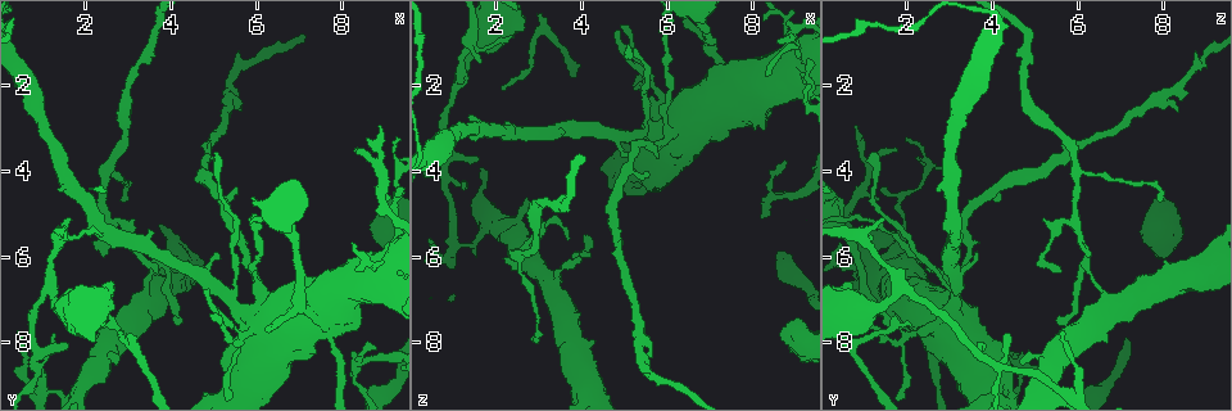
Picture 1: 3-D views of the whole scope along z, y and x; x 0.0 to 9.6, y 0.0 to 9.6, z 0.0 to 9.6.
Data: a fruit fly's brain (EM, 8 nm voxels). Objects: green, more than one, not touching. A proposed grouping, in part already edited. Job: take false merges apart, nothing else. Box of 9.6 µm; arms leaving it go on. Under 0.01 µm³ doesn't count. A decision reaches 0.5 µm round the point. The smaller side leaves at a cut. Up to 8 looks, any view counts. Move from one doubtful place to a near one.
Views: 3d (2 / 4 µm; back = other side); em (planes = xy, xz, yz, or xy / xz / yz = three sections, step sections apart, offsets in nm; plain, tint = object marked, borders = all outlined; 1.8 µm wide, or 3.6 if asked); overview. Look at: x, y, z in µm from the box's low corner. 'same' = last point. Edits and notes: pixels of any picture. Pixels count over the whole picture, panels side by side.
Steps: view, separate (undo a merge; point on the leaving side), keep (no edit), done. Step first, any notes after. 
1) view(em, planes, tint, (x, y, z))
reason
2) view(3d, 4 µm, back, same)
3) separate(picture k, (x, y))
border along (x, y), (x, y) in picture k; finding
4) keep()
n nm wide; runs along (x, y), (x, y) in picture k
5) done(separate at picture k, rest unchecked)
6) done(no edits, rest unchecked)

view(em, planes, tint, (1.10, 9.15, 5.60))
sudden change in width

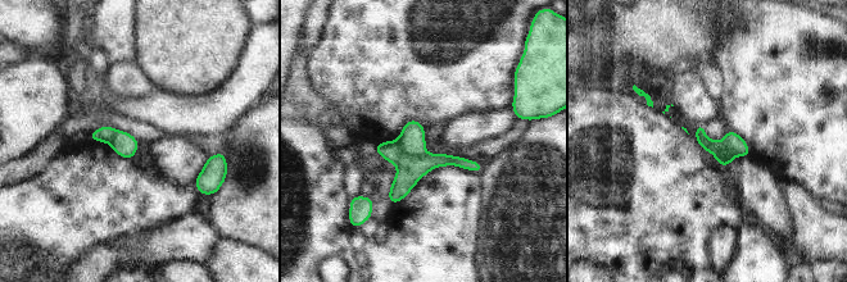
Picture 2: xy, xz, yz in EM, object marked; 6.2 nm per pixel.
separate(picture 2, (412, 141))
150 nm wide; border along (398, 140), (410, 155), (426, 153) in picture 2; a second cell is stuck on

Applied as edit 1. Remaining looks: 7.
view(em, planes, tint, (5.70, 7.90, 2.05))
thick turns thin

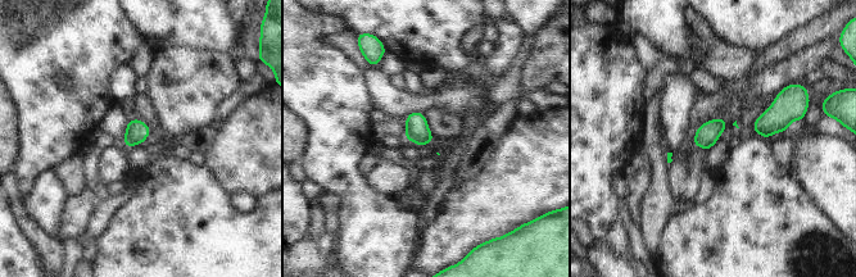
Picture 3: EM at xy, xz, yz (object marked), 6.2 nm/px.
keep()
continuous, no second cell

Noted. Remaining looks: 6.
view(3d, 4 µm, (8.95, 6.50, 1.35))
sharp bend

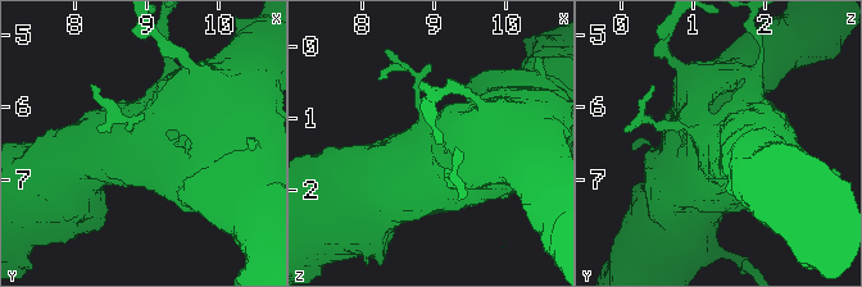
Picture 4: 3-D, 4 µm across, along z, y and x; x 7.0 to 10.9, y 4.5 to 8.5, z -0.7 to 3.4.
view(em, 3.6 µm, xz, step 4, tint, (8.90, 6.55, 1.40))
now the EM

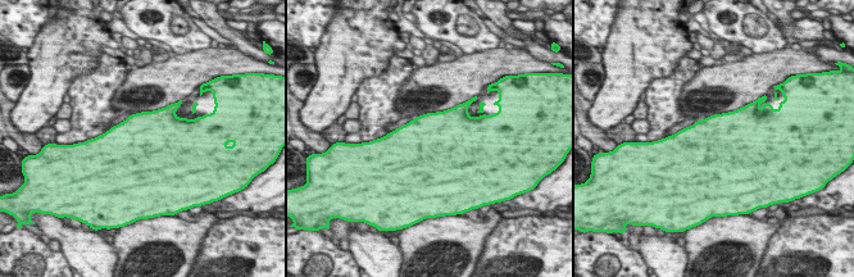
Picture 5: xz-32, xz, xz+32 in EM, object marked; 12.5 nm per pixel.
keep()
1000 nm wide; continuous, no second cell

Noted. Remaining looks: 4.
view(3d, 2 µm, (3.05, 5.65, 5.35))
a narrow waist

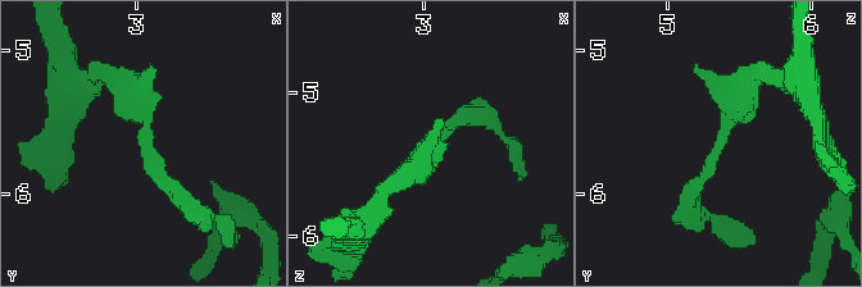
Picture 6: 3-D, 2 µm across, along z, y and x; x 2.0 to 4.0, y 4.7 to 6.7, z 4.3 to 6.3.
view(em, xy, step 8, plain, (3.04, 5.70, 5.38))

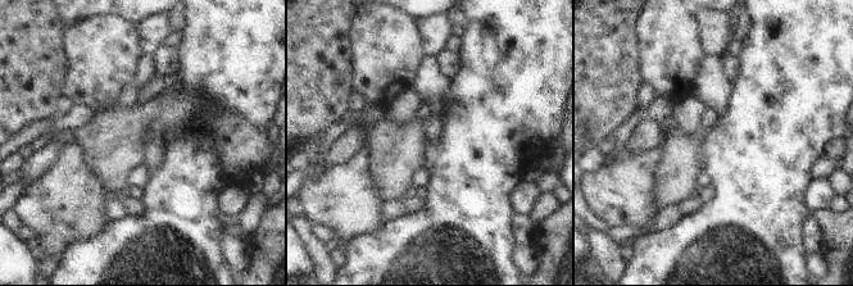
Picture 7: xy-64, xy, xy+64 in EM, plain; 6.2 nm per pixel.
view(em, xy, step 8, tint, same)

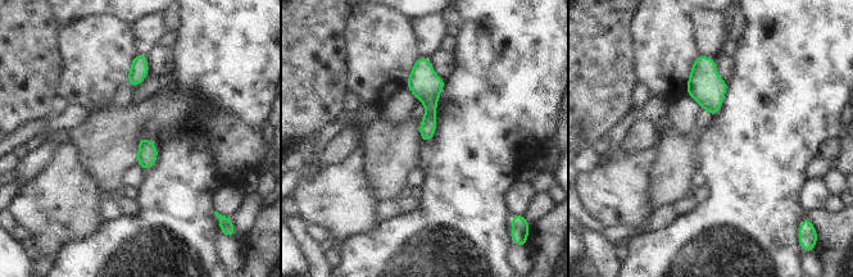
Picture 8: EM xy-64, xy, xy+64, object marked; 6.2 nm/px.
keep()
110 nm wide; all the same cell

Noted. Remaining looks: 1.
done(separate at picture 2, rest unchecked)

